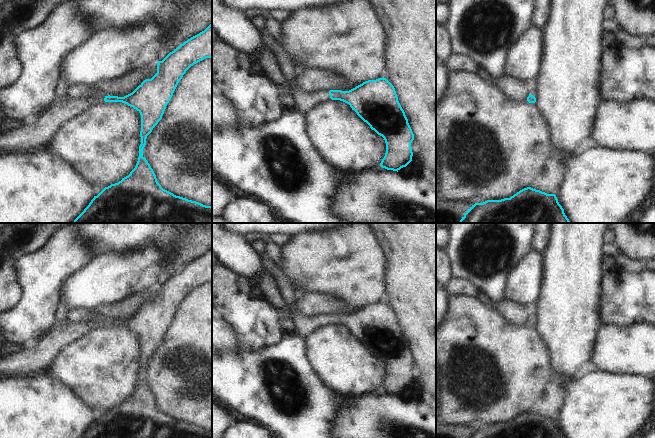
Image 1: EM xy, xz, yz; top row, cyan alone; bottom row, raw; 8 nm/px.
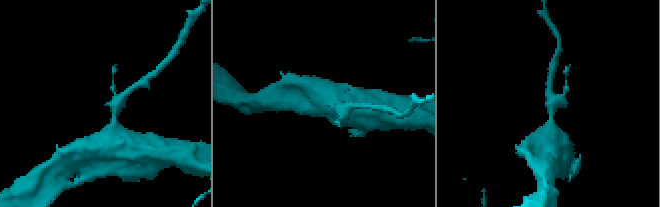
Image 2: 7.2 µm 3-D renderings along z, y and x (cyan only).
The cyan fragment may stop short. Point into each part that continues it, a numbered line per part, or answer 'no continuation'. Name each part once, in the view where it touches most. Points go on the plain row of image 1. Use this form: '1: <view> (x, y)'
1: xz (305, 325)

